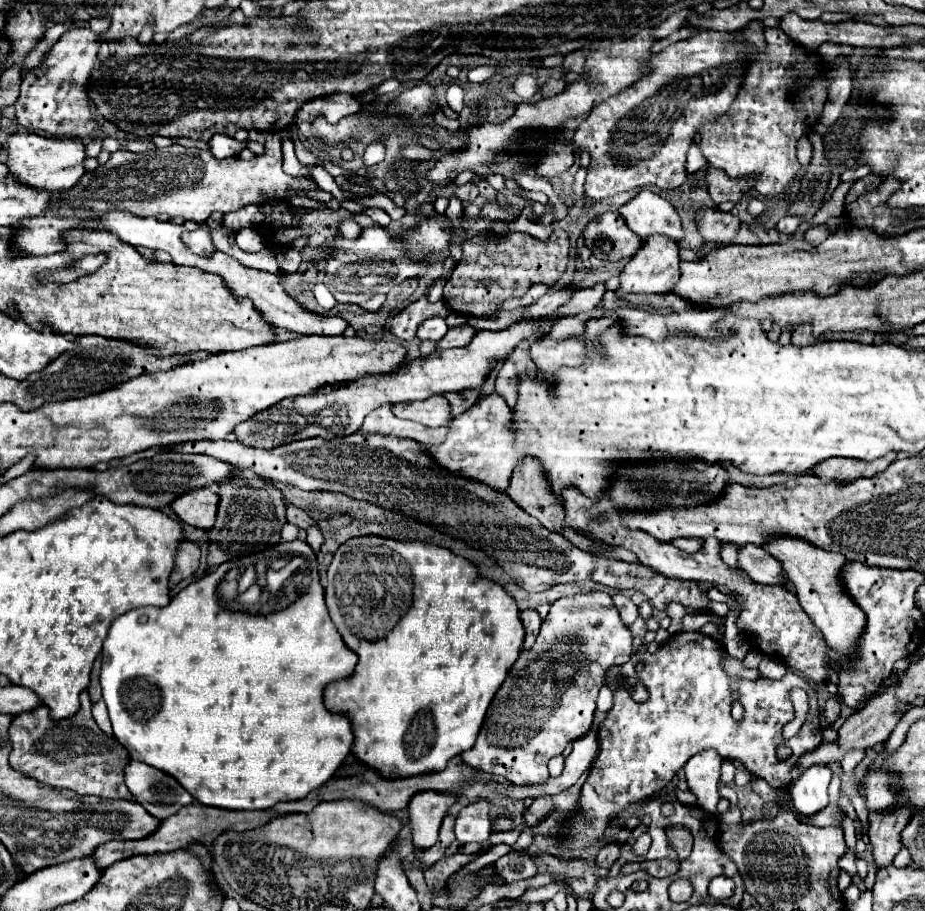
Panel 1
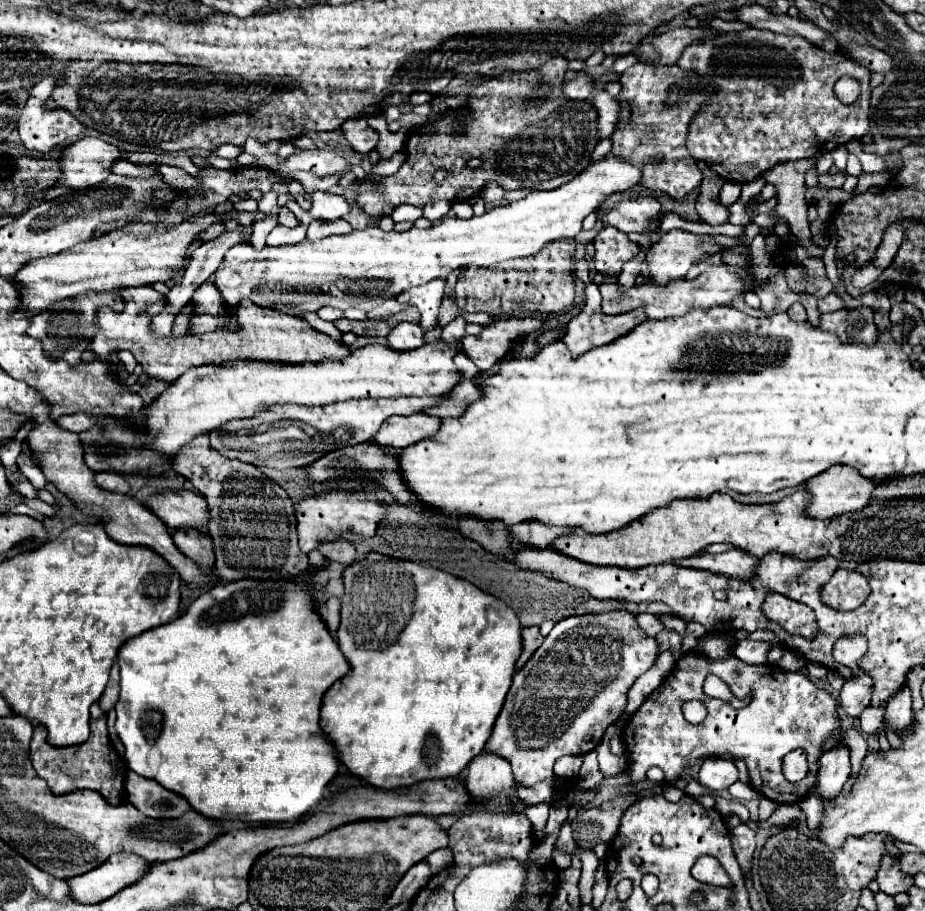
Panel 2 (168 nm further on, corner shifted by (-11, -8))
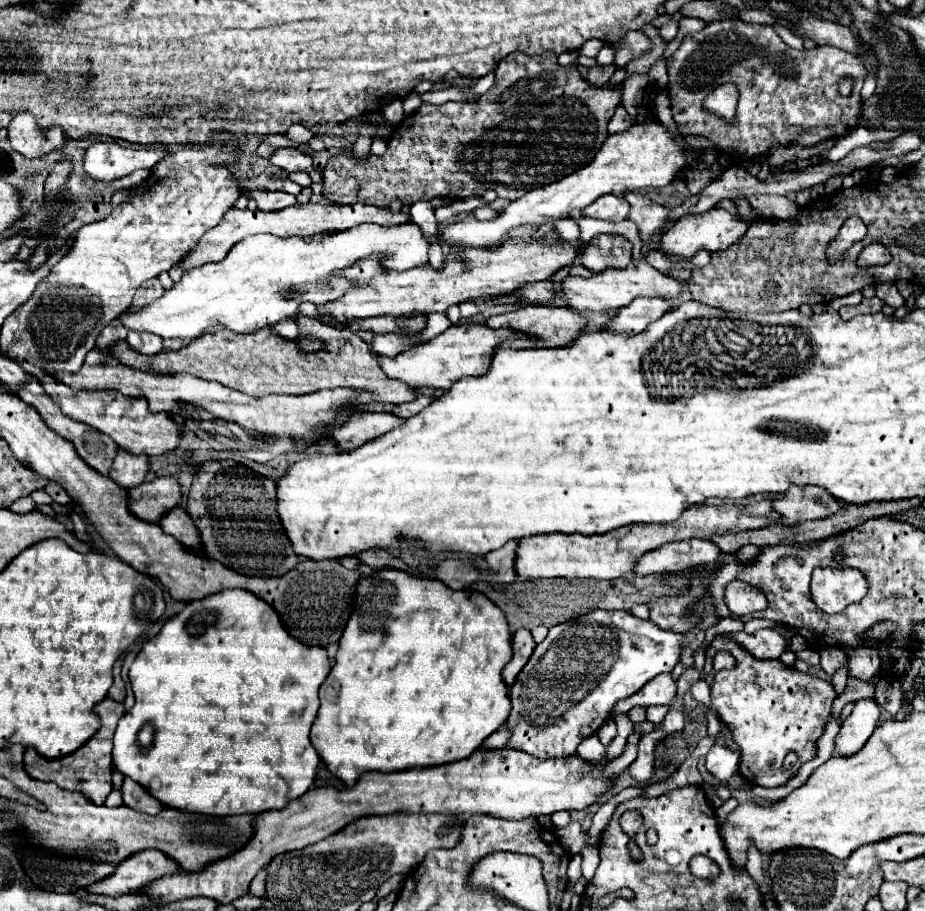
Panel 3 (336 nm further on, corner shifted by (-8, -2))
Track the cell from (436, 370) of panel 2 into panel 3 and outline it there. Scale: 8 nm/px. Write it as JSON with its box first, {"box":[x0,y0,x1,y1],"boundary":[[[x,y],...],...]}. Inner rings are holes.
{"box":[375,323,523,391],"boundary":[[[463,323],[463,325],[451,325],[445,333],[433,337],[427,343],[413,345],[411,349],[399,353],[397,357],[383,357],[375,355],[379,361],[381,369],[385,371],[387,377],[397,379],[407,383],[409,387],[435,387],[449,391],[455,381],[467,375],[475,373],[485,373],[487,365],[491,361],[493,349],[511,337],[523,337],[521,333],[509,331],[509,329],[489,329],[485,325],[475,325],[475,323]]]}

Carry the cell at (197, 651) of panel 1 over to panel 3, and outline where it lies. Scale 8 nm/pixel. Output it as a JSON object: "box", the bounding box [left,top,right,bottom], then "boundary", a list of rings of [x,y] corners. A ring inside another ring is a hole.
{"box":[113,589,331,815],"boundary":[[[223,589],[219,593],[213,593],[211,597],[191,601],[175,619],[169,619],[163,625],[163,629],[153,641],[149,641],[141,649],[141,653],[135,657],[129,669],[129,683],[135,695],[135,705],[125,717],[119,719],[119,725],[113,737],[115,767],[123,775],[141,783],[163,805],[187,809],[189,813],[243,815],[243,813],[261,813],[269,809],[283,809],[291,799],[301,797],[315,781],[321,757],[309,741],[309,729],[319,709],[317,691],[321,683],[327,679],[329,671],[331,671],[331,663],[329,663],[327,651],[323,647],[307,647],[295,637],[291,637],[283,627],[279,613],[267,601],[261,601],[255,593],[247,589]]]}

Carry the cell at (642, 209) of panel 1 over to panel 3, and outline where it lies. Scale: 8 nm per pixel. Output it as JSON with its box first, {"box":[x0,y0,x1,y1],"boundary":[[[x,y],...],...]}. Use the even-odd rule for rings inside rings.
{"box":[583,197,629,223],"boundary":[[[599,197],[599,201],[595,201],[595,205],[589,205],[583,215],[593,217],[593,219],[601,219],[601,221],[609,221],[609,223],[619,223],[625,221],[629,215],[629,203],[625,197]]]}

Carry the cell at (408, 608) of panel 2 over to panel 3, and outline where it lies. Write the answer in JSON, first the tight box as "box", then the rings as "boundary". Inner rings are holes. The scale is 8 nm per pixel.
{"box":[311,569,513,785],"boundary":[[[377,569],[369,575],[363,575],[357,581],[357,595],[355,595],[355,609],[343,629],[343,635],[339,639],[339,651],[335,655],[335,665],[325,679],[325,683],[319,689],[319,713],[315,717],[313,729],[311,729],[311,743],[329,767],[333,775],[337,775],[345,785],[355,785],[355,781],[367,773],[367,771],[379,771],[379,773],[393,773],[393,771],[403,771],[403,769],[413,769],[413,767],[433,767],[433,765],[445,765],[453,763],[459,759],[469,757],[475,749],[481,747],[481,743],[497,731],[509,711],[511,711],[511,701],[509,701],[509,687],[503,681],[501,669],[509,663],[513,657],[513,645],[511,645],[511,633],[509,633],[509,623],[505,613],[485,597],[485,593],[479,591],[453,591],[439,579],[427,579],[427,577],[417,577],[409,575],[407,571],[399,569]]]}

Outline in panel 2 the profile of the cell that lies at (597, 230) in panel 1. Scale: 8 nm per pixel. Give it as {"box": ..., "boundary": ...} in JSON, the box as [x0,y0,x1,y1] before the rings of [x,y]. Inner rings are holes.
{"box":[594,227,640,277],"boundary":[[[606,227],[596,235],[594,249],[594,267],[606,277],[618,277],[622,265],[640,251],[638,243],[614,227]]]}

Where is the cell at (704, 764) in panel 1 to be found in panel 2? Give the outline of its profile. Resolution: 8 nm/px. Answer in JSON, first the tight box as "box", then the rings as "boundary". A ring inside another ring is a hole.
{"box":[700,759,738,791],"boundary":[[[706,759],[700,767],[700,785],[712,789],[712,791],[722,791],[728,789],[732,783],[738,781],[738,769],[730,759]]]}

